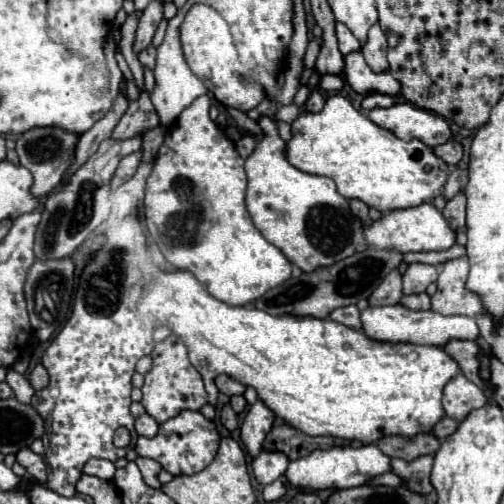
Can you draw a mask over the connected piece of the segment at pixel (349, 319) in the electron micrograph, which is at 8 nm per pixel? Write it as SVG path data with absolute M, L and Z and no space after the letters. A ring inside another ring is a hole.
M347 305L347 307L339 307L329 315L331 321L337 321L341 325L347 325L351 329L359 329L361 321L359 321L359 309L355 305Z

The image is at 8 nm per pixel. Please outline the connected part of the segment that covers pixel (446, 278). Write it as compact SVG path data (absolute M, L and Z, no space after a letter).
M467 257L443 263L437 279L437 293L431 297L433 311L439 311L441 315L467 315L467 317L475 317L485 311L479 295L465 287L467 273L469 273Z

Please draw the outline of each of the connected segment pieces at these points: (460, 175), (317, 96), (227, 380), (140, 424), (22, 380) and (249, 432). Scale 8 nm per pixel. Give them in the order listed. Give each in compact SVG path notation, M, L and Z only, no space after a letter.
M455 167L451 173L449 173L449 177L447 177L447 183L445 183L445 197L447 199L451 199L453 195L457 195L459 191L461 191L461 187L465 187L467 185L467 169L459 169L459 167Z
M311 91L309 93L309 99L307 99L307 103L305 103L305 109L307 111L321 111L323 109L323 103L325 103L325 97L319 93L319 91Z
M219 375L217 379L215 379L215 385L217 385L217 389L221 391L221 393L225 393L225 395L243 395L245 393L245 385L243 383L239 383L239 381L235 381L235 379L231 379L229 375Z
M145 413L145 415L141 415L141 417L135 419L135 429L137 429L137 433L143 435L143 437L155 437L159 425L155 423L155 419L151 419L151 417Z
M9 371L7 373L7 383L13 389L15 399L19 399L19 403L31 403L31 397L33 397L35 389L31 387L31 383L29 383L29 379L25 375Z
M257 399L251 405L251 409L241 425L241 441L251 457L255 457L261 451L263 439L265 439L267 431L271 431L273 421L275 421L273 411L261 399Z

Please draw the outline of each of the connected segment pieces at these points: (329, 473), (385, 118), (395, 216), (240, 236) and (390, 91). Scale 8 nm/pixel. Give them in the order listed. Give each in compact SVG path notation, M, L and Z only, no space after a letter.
M363 445L363 447L333 447L327 451L313 451L307 457L295 459L289 463L285 477L289 487L295 489L347 489L359 487L367 479L389 471L389 457L379 451L377 445Z
M395 103L387 109L373 109L369 117L373 123L389 129L403 141L419 139L429 147L437 147L451 139L449 123L443 117L411 103Z
M421 203L417 207L409 209L395 209L389 215L383 215L379 221L373 221L365 229L365 239L371 247L379 249L393 249L399 253L411 253L411 251L445 251L455 243L455 231L443 217L443 213L431 205Z
M207 95L197 97L179 115L173 129L165 135L163 145L153 163L153 171L147 177L143 203L145 223L161 253L175 269L193 273L215 299L227 305L247 305L263 297L271 287L277 287L287 281L291 277L291 263L253 225L245 207L247 177L243 171L243 159L239 157L235 145L209 119L209 105L211 101Z
M355 51L351 55L344 57L345 69L344 75L347 83L361 95L369 93L383 93L395 97L401 91L401 83L389 73L381 71L375 73L363 59L361 51Z

